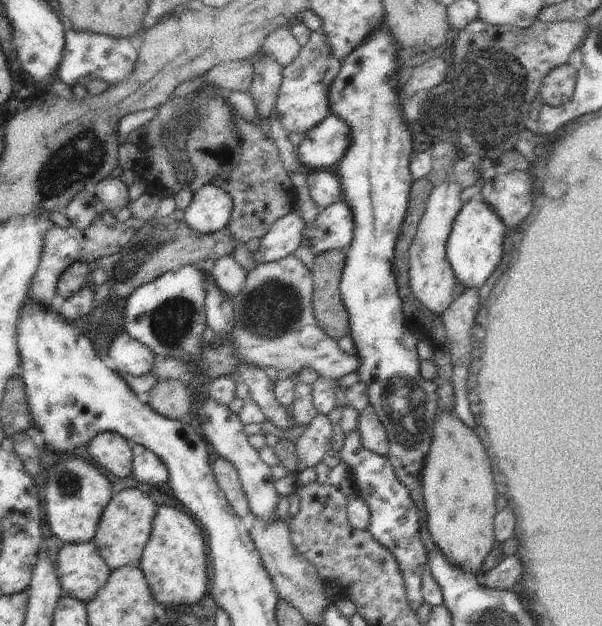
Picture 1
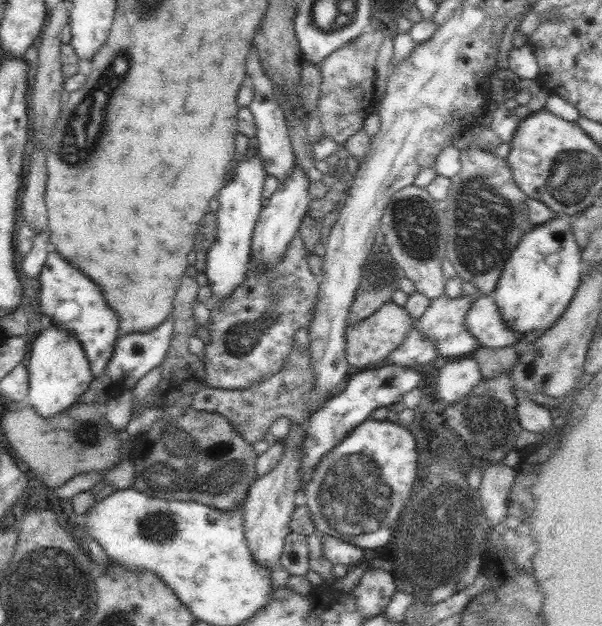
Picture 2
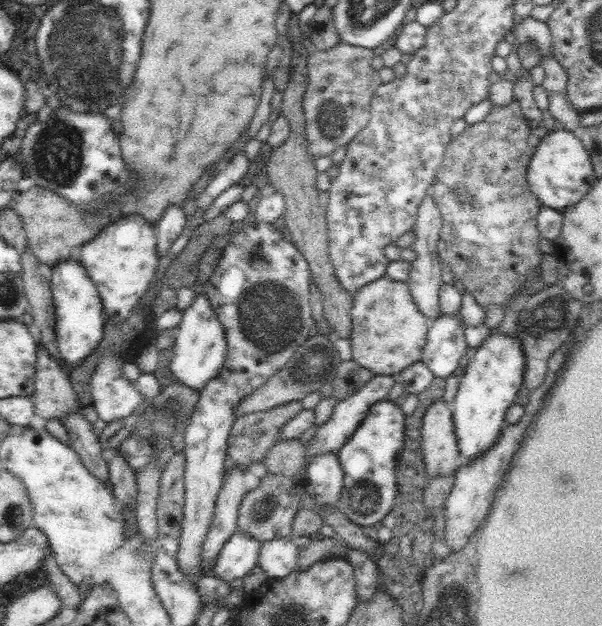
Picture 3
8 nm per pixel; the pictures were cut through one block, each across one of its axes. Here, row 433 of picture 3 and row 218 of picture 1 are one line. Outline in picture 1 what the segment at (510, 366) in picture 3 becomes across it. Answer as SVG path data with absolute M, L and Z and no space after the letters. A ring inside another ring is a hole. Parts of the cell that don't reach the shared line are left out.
M481 196L472 197L465 202L454 219L447 240L447 258L456 273L457 282L467 288L480 290L504 256L504 243L508 227L496 214L496 211L483 201Z

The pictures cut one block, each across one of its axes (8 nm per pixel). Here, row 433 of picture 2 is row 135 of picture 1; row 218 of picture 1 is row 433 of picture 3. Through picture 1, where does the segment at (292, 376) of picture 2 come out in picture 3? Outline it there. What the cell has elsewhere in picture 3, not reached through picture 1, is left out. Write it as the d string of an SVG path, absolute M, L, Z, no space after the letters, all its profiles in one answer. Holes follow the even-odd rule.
M293 400L286 405L275 406L270 410L242 414L236 418L228 437L227 454L230 463L238 463L244 470L252 463L262 463L266 451L280 440L279 434L284 425L303 409L300 400Z

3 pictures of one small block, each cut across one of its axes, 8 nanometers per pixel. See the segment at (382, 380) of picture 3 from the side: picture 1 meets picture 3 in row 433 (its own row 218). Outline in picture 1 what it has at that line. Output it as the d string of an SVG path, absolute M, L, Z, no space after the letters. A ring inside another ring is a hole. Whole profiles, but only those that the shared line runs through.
M342 196L336 204L321 211L314 221L308 222L303 237L308 239L312 255L317 257L331 250L349 248L354 232L352 218L352 210Z

